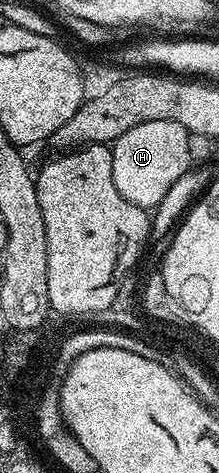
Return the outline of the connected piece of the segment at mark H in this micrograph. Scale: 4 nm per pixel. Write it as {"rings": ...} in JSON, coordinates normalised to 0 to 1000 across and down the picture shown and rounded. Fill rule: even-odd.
{"rings":[[[699,252],[699,260],[626,260],[626,268],[571,277],[571,285],[553,285],[502,309],[516,336],[516,387],[534,387],[534,404],[553,404],[553,412],[589,421],[589,429],[703,446],[767,410],[790,387],[877,355],[872,298],[881,300],[877,283],[858,281],[845,268],[826,268],[826,260],[790,260],[753,252]]]}

